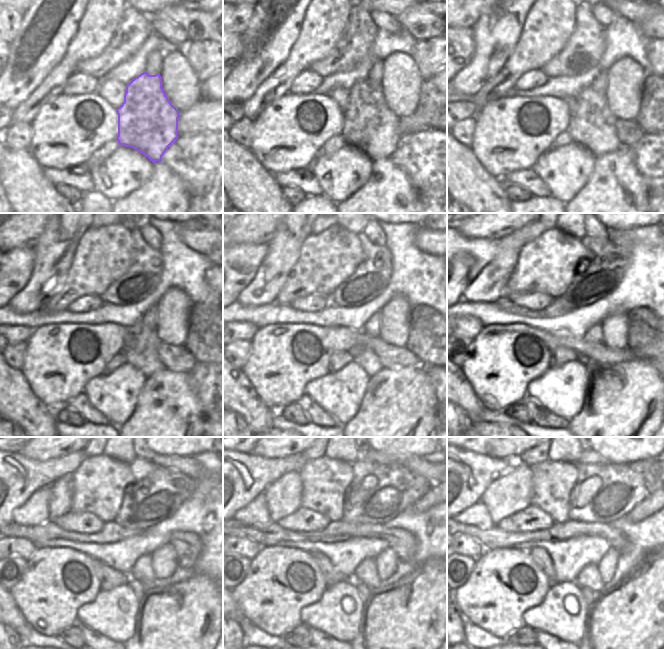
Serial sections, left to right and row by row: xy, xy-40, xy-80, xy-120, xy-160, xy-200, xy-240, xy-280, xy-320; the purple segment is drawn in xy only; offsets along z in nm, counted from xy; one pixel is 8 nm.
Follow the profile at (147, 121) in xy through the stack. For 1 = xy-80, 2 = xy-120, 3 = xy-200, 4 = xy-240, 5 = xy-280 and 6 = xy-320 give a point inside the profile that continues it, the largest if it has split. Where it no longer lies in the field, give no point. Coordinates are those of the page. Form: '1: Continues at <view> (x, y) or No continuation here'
1: Continues at xy-80 (593, 125)
2: Continues at xy-120 (141, 343)
3: Continues at xy-200 (587, 362)
4: Continues at xy-240 (139, 589)
5: Continues at xy-280 (364, 591)
6: Continues at xy-320 (590, 596)

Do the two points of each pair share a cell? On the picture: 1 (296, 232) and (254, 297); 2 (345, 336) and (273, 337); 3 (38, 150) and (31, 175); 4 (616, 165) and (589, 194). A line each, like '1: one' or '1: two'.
1: one
2: one
3: two
4: one

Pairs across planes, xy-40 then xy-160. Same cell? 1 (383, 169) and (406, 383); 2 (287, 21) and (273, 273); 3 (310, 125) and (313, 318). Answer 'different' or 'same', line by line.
1: same
2: same
3: different

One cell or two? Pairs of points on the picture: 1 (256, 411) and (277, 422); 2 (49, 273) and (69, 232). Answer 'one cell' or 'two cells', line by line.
1: two cells
2: one cell

